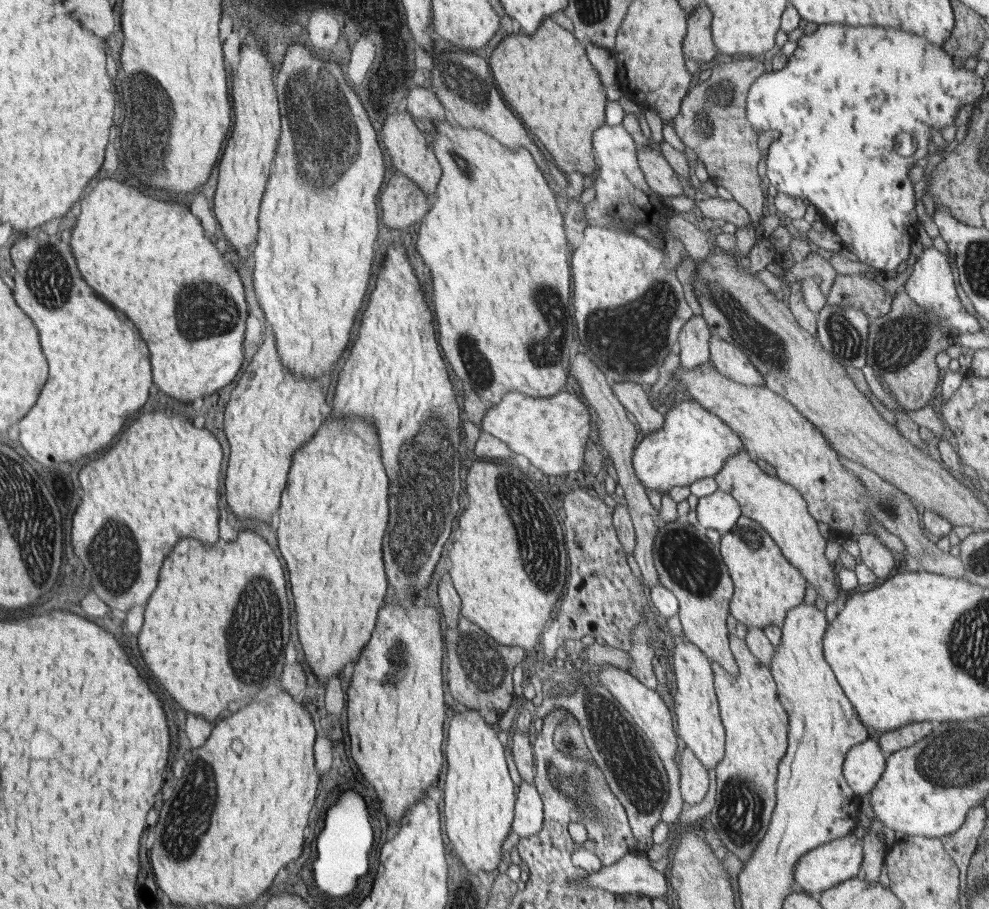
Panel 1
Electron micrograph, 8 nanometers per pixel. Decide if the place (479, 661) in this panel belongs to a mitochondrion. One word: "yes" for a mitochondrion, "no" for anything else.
yes

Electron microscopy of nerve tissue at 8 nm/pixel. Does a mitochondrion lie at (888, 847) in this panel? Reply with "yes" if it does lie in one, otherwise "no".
no

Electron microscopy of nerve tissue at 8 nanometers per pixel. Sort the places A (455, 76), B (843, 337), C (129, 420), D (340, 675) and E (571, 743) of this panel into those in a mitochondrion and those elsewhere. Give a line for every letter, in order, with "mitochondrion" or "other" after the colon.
A: mitochondrion
B: mitochondrion
C: other
D: other
E: mitochondrion

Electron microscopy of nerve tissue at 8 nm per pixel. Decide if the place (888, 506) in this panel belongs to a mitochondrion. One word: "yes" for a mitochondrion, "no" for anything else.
yes

